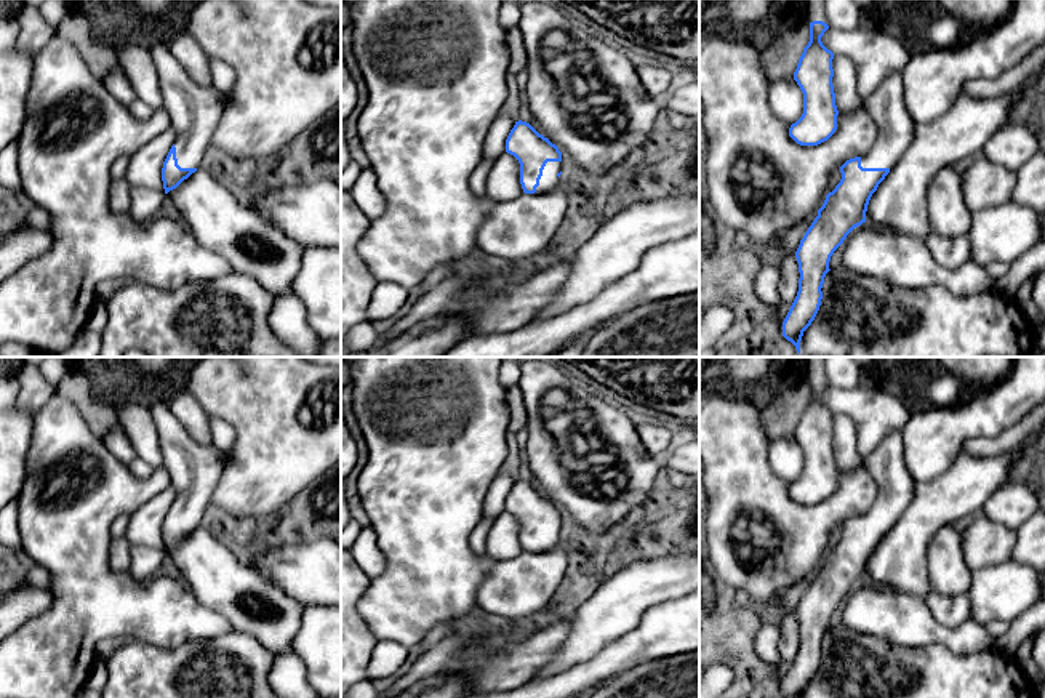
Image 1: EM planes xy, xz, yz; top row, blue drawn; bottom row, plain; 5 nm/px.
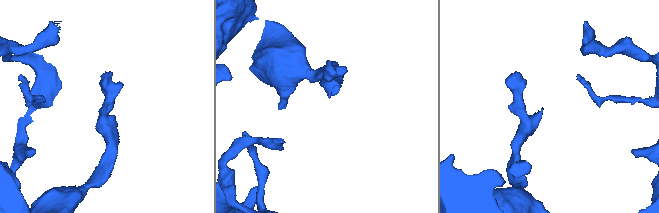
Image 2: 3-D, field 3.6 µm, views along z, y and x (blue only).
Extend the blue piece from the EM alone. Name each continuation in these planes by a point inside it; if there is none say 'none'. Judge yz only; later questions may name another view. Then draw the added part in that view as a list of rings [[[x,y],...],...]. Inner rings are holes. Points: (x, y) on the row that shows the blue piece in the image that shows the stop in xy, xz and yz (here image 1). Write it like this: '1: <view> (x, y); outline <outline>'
1: yz (885, 104); outline [[[901,74],[883,77],[864,99],[863,110],[875,122],[879,136],[872,149],[861,157],[861,166],[891,170],[907,150],[917,126],[906,107]]]

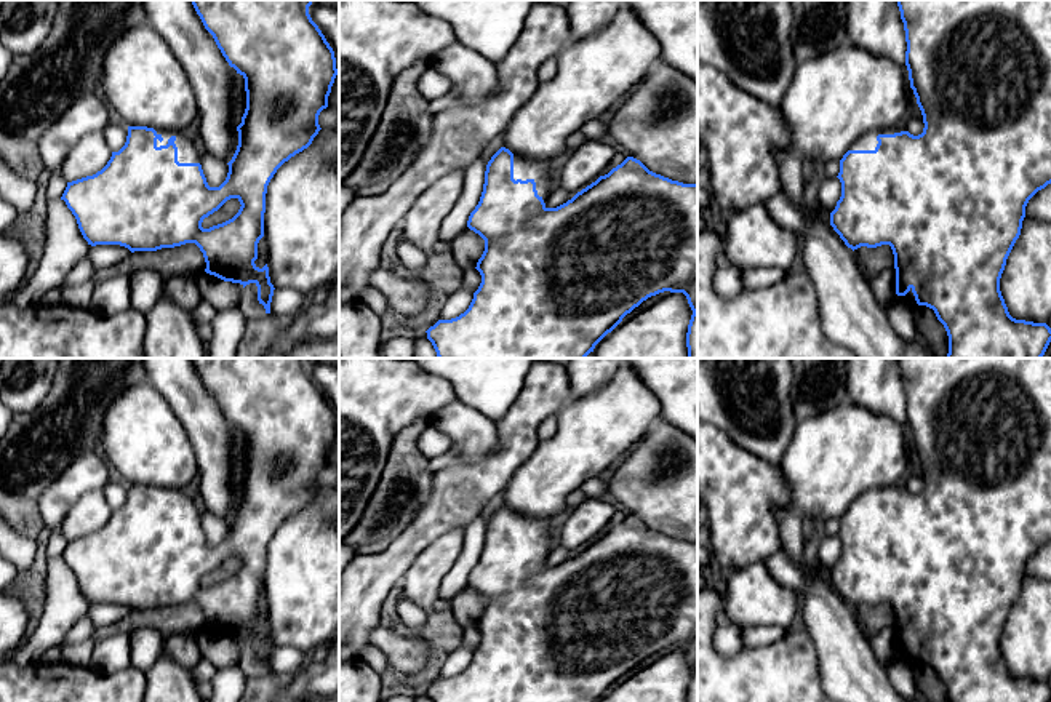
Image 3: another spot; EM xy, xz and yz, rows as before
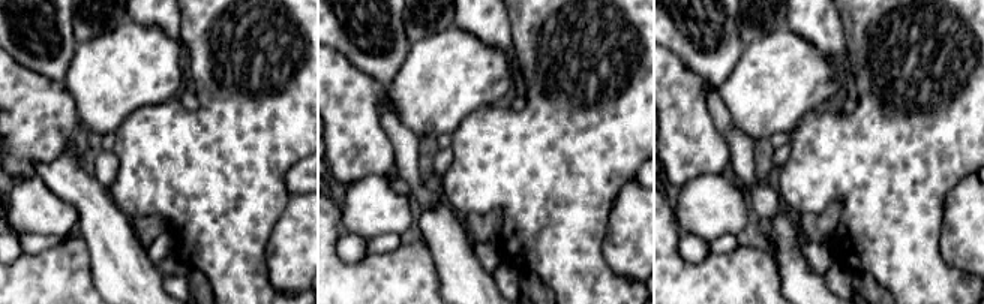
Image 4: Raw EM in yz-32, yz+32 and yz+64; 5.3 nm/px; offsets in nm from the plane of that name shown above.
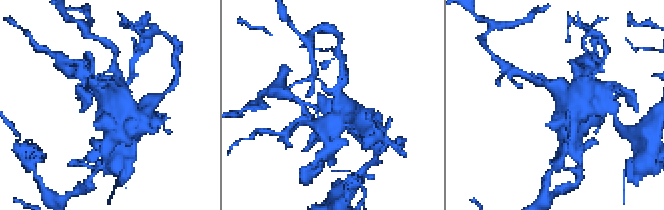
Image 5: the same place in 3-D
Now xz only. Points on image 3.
1: xz (525, 168); outline [[[514,155],[514,179],[533,179],[536,182],[537,195],[547,201],[547,190],[545,190],[545,177],[550,171],[549,162],[541,162],[522,155]]]

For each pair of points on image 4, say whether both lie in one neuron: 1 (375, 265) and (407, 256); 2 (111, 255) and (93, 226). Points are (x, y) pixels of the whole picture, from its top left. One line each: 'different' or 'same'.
1: same
2: same

